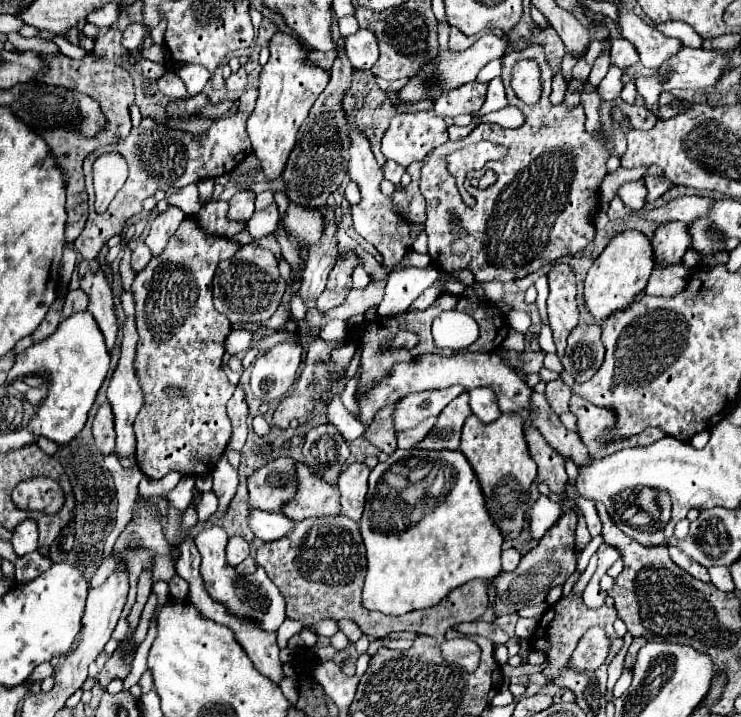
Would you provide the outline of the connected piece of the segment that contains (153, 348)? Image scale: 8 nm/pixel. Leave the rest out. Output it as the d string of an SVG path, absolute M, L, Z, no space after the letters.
M186 216L176 234L170 238L166 250L162 250L158 258L152 258L148 266L138 272L132 284L136 300L136 326L140 334L136 372L144 390L144 408L134 422L138 440L136 462L148 478L162 478L170 470L178 470L182 474L212 472L228 444L232 428L226 414L226 404L232 398L236 386L228 382L224 370L220 368L220 362L226 352L224 340L230 334L232 326L224 314L216 312L212 304L210 284L218 262L232 258L238 248L238 242L226 236L208 234L202 230L196 218Z

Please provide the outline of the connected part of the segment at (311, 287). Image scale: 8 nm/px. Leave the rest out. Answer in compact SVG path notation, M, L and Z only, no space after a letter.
M324 210L324 218L326 218L326 228L324 228L322 242L318 246L310 248L310 256L308 256L304 274L302 274L302 290L298 290L298 294L304 300L320 296L320 292L326 286L326 278L328 278L330 270L334 268L334 262L338 256L334 212Z

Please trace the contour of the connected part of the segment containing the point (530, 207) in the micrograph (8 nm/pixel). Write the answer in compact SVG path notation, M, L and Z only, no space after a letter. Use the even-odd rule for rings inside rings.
M540 44L528 46L524 50L506 52L502 58L502 80L506 88L506 98L510 106L516 106L526 122L520 128L502 128L500 124L478 124L464 140L446 142L434 148L422 166L420 190L426 198L426 234L428 234L428 256L432 264L442 270L470 268L476 274L476 282L482 280L516 280L524 278L542 266L584 250L596 236L594 216L600 212L600 182L604 180L604 164L616 154L624 156L626 142L616 142L616 128L610 120L610 108L616 104L630 114L630 120L638 128L652 128L656 116L646 108L636 104L626 104L622 98L600 102L600 122L604 128L588 132L584 128L584 108L582 104L568 108L566 102L552 104L548 100L552 88L552 70ZM534 58L540 64L544 94L536 106L522 106L514 96L510 85L512 66L516 60ZM494 138L496 144L510 148L510 154L502 160L502 202L478 204L468 208L458 194L456 180L446 168L446 156L458 148L464 148L476 140ZM450 212L462 220L468 238L454 240L450 234Z

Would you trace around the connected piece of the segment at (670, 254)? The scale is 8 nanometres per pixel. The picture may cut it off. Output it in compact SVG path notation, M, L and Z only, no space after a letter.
M664 222L656 228L652 248L656 264L680 262L686 248L690 246L690 224L688 222Z

